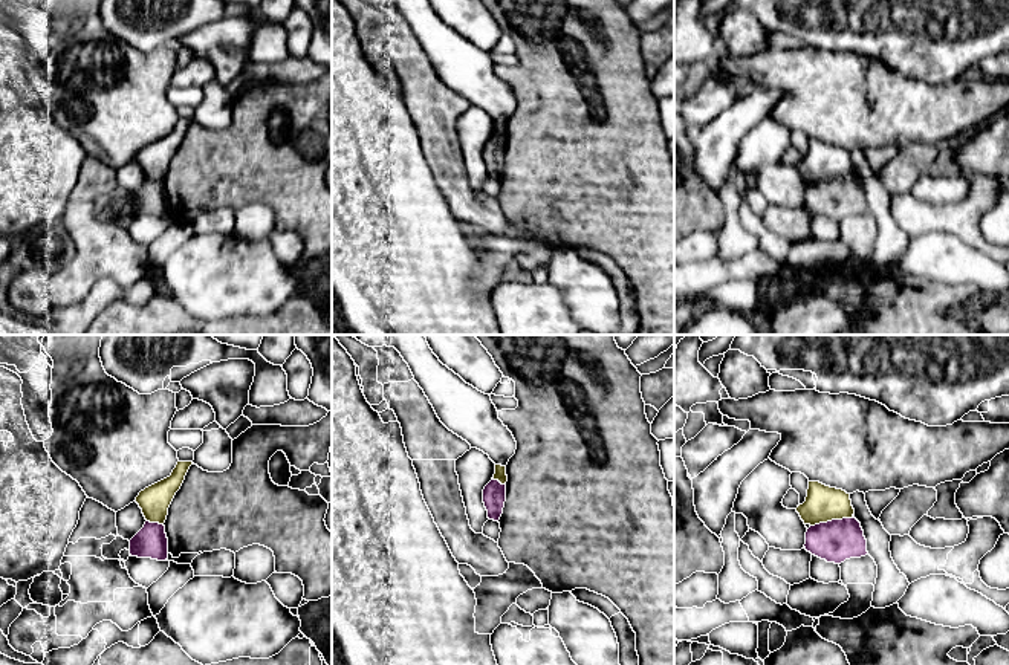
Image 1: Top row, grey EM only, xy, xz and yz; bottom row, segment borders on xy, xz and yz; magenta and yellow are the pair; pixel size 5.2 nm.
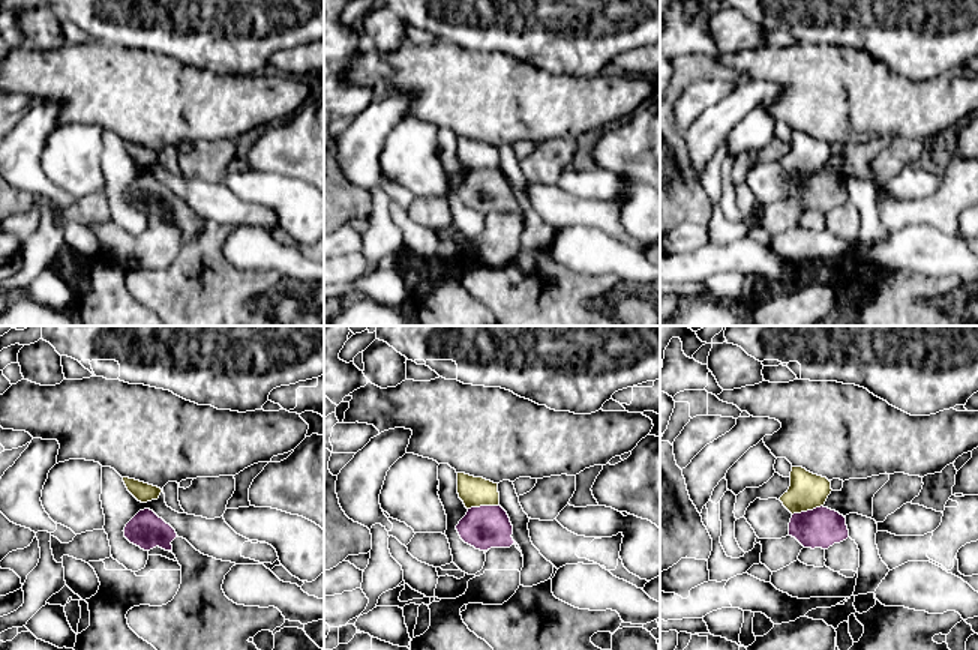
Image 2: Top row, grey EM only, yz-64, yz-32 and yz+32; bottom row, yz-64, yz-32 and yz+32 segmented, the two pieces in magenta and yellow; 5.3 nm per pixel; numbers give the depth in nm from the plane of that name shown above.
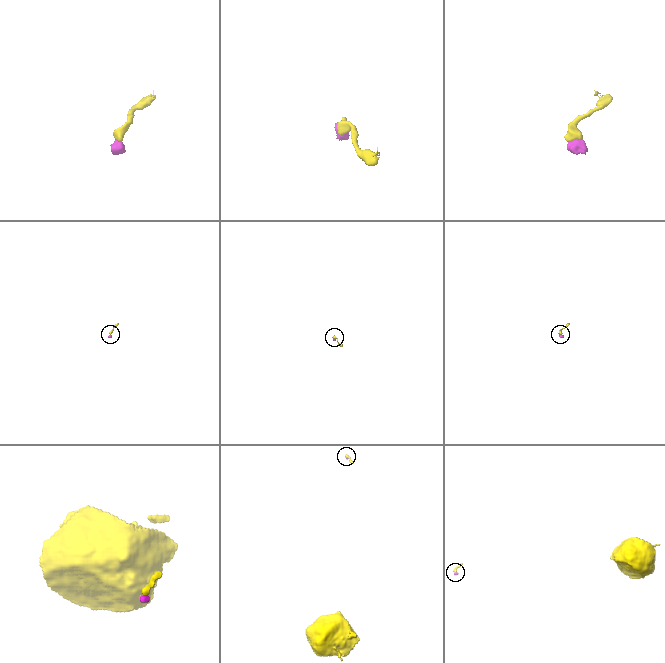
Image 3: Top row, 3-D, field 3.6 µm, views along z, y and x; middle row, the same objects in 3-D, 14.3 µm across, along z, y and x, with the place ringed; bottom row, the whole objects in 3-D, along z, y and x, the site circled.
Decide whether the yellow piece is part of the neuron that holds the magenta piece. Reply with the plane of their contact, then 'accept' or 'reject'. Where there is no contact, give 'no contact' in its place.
meets magenta in yz; reject

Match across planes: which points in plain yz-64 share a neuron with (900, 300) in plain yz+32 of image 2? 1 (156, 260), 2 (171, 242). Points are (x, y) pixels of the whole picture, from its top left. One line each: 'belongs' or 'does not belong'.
1: does not belong
2: does not belong

